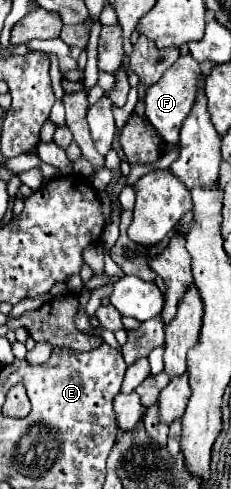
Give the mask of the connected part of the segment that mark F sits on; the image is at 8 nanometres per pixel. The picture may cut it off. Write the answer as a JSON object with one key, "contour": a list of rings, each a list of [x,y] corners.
{"contour":[[[184,55],[170,69],[166,69],[166,73],[160,77],[160,81],[156,81],[154,85],[150,85],[146,89],[146,99],[144,99],[146,117],[166,143],[172,143],[172,145],[178,143],[178,133],[180,133],[182,121],[192,111],[198,75],[202,75],[202,65],[198,61],[194,61],[190,55]]]}

